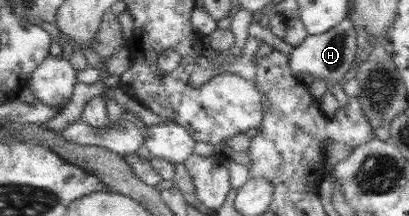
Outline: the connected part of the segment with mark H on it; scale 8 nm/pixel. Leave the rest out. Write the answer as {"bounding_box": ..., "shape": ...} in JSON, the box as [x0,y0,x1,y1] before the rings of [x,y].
{"bounding_box":[290,16,357,89],"shape":[[[348,16],[340,25],[335,26],[325,34],[311,34],[298,46],[294,46],[290,52],[291,65],[297,70],[298,76],[306,79],[304,72],[313,74],[315,78],[331,80],[328,85],[330,89],[335,81],[341,80],[349,68],[353,68],[353,60],[357,58],[357,26],[353,24],[352,18]]]}

